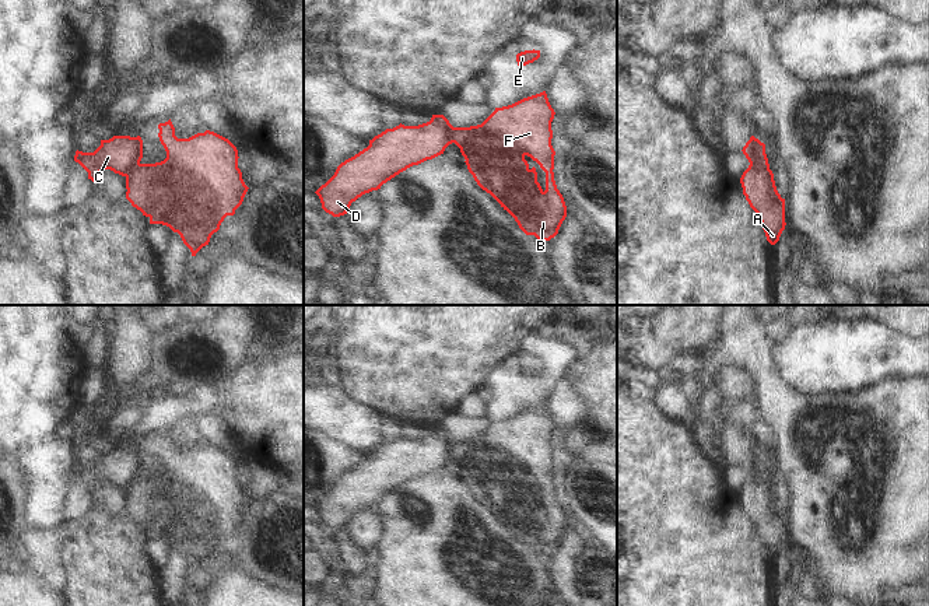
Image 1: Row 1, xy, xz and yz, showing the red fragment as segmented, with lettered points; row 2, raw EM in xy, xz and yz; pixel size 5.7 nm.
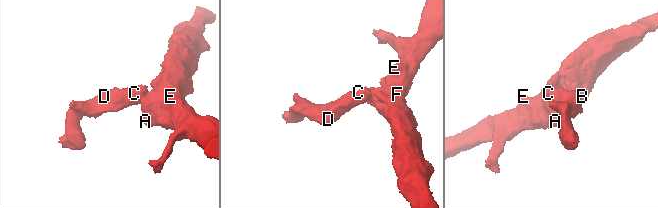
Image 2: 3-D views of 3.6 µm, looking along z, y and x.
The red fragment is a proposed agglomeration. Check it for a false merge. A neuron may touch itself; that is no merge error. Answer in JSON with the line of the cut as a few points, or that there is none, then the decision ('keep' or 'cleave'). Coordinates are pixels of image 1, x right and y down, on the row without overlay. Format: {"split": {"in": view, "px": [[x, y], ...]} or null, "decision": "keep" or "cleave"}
{"split": {"in": "yz", "px": [[750, 476], [759, 480], [768, 480]]}, "decision": "cleave"}

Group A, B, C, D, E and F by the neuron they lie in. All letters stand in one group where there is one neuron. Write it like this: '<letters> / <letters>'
A B E F / C D

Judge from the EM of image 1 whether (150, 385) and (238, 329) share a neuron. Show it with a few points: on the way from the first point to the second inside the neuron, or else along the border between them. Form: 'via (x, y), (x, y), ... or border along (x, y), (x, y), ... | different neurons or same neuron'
via (176, 363), (185, 357), (190, 335), (211, 335) | same neuron

